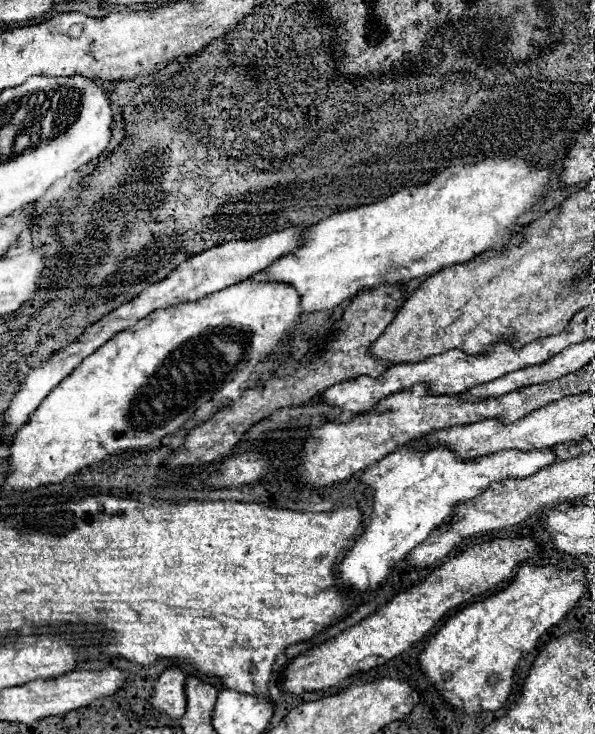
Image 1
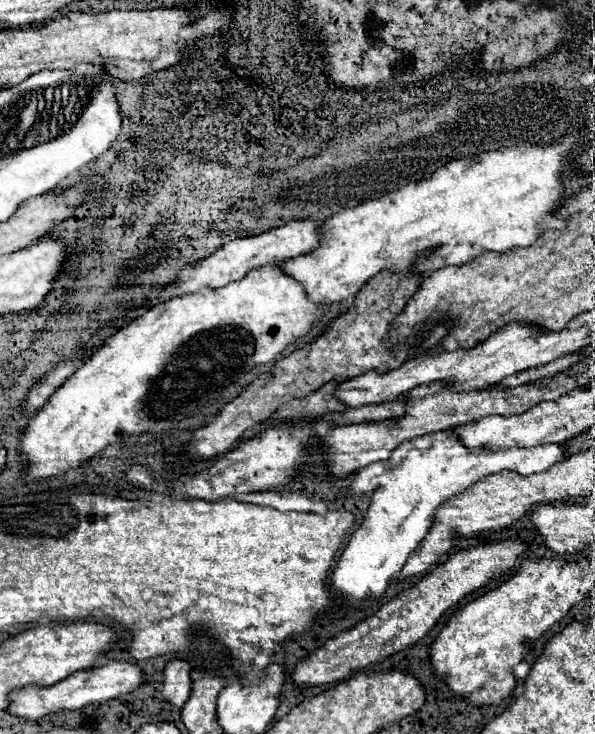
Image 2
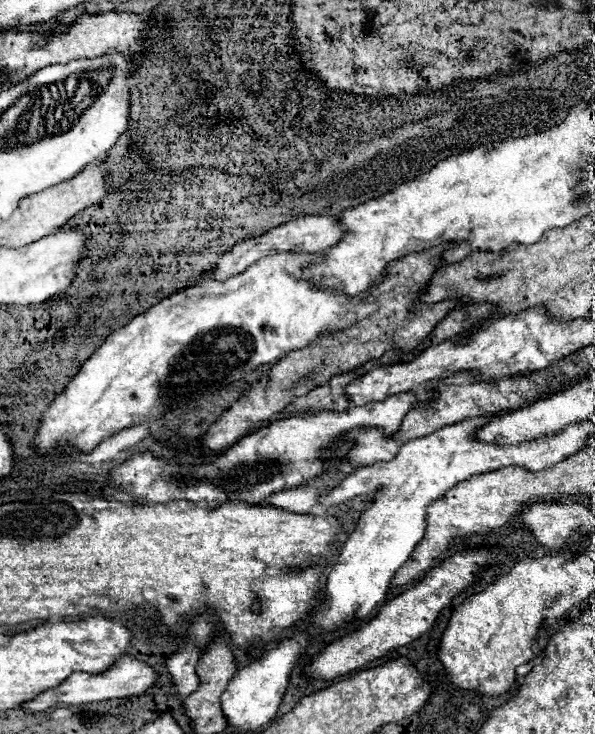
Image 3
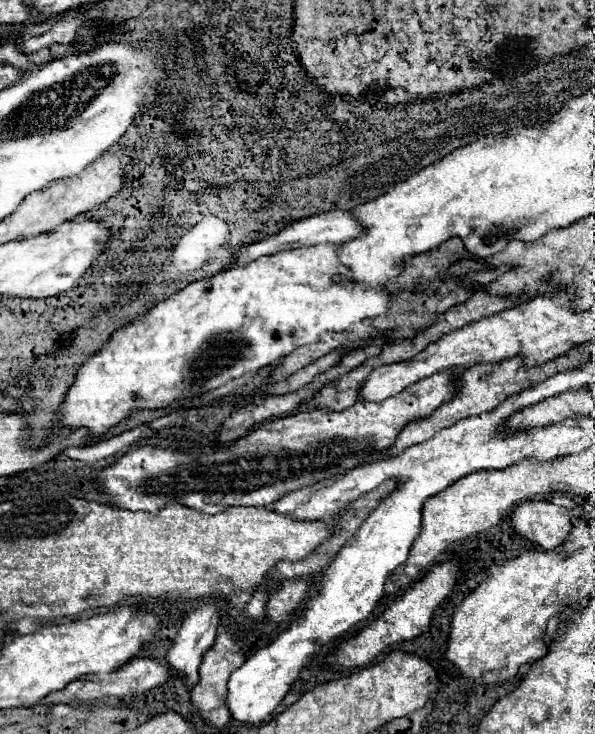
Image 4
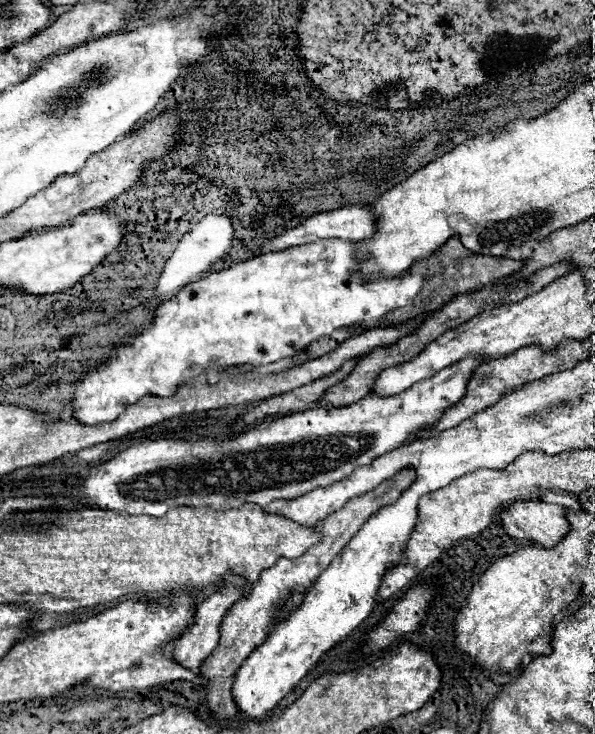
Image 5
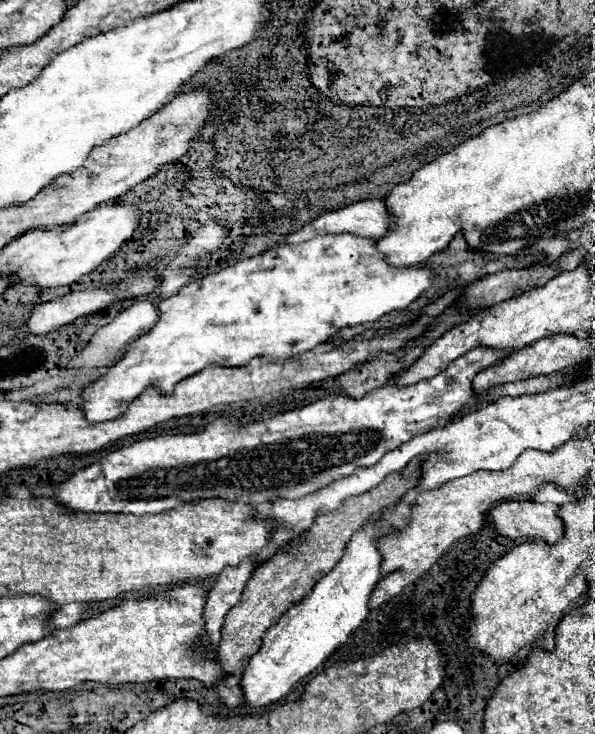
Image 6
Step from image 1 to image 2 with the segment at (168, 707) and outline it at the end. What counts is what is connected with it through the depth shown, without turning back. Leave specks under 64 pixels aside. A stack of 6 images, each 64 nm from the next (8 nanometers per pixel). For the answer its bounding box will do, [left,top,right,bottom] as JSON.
[162,660,190,708]

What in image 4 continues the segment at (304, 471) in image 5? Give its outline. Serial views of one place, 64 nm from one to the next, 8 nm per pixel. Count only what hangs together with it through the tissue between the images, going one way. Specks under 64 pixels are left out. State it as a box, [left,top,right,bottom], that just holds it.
[98,370,458,514]

